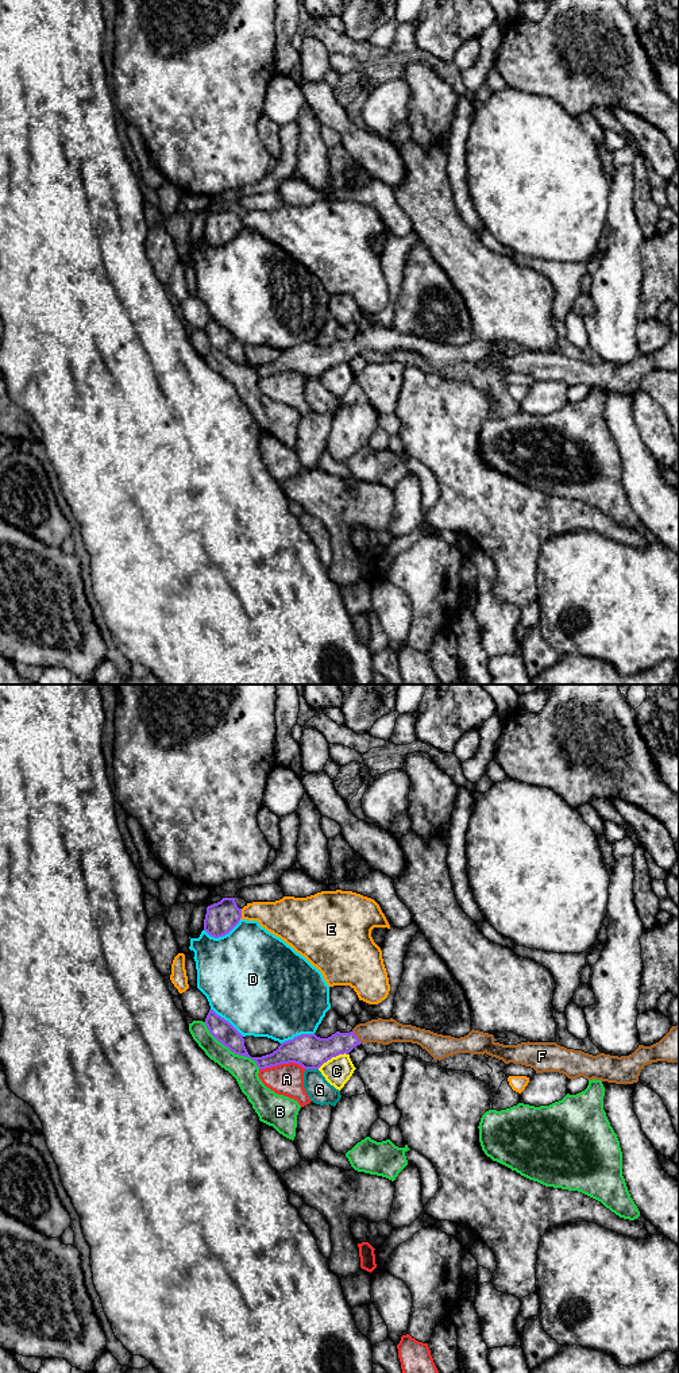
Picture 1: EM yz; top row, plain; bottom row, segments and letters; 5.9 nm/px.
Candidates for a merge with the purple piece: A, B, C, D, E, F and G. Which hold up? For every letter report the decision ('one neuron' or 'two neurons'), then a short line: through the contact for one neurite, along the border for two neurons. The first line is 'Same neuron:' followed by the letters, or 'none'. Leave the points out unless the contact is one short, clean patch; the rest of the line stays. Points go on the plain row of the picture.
Same neuron: F
A: two neurons
B: two neurons
C: two neurons; line yz (347, 362), (332, 365), (317, 377)
D: two neurons
E: two neurons
F: one neuron; line yz (317, 359), (357, 346), (367, 340), (385, 340)
G: two neurons

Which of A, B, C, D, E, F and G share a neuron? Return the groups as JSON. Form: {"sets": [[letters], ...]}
{"sets": [["A"], ["B"], ["C"], ["D"], ["E"], ["F"], ["G"]]}

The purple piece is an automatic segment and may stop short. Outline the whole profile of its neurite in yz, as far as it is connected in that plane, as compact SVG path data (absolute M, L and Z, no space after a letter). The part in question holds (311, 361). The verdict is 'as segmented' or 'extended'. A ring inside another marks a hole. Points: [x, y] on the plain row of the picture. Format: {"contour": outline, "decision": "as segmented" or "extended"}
{"contour": "M209 319L205 333L209 342L231 360L254 369L259 378L294 371L304 378L319 378L324 371L339 363L348 363L362 351L389 354L391 351L412 351L425 358L433 369L443 369L456 362L489 363L505 373L531 375L536 382L559 381L574 389L583 385L587 389L601 389L616 393L639 390L641 378L652 371L679 371L679 333L651 355L639 354L629 365L597 365L582 359L567 358L556 351L521 351L504 354L494 344L471 339L467 344L455 347L396 328L371 328L356 333L350 342L336 340L328 347L316 343L301 343L282 351L277 359L262 366L251 366L244 355L243 344L224 327Z", "decision": "extended"}

